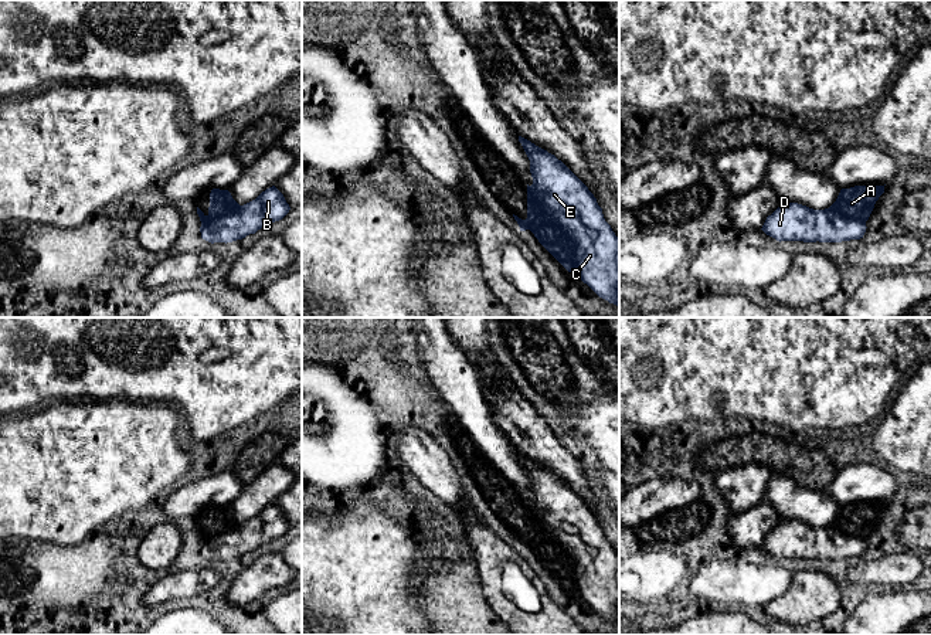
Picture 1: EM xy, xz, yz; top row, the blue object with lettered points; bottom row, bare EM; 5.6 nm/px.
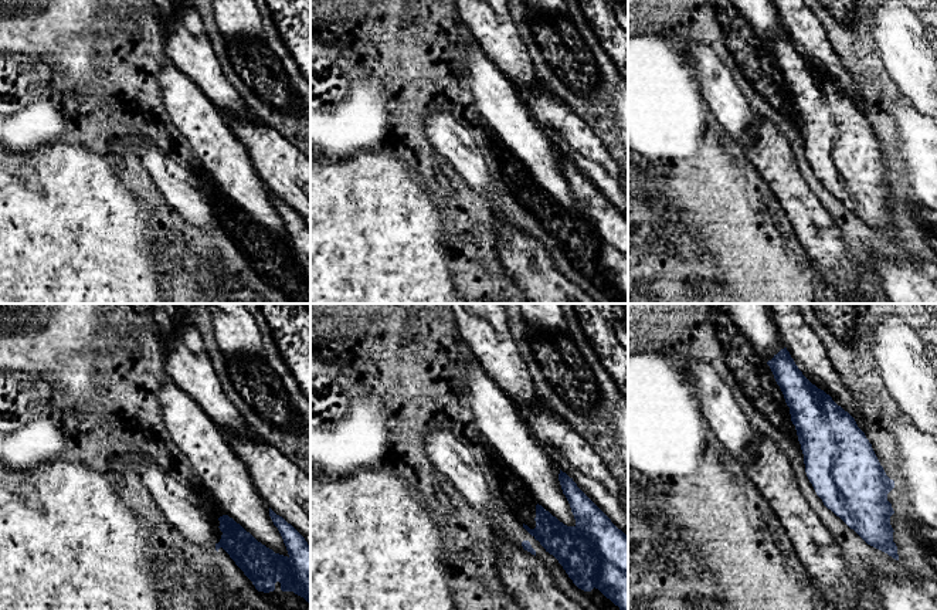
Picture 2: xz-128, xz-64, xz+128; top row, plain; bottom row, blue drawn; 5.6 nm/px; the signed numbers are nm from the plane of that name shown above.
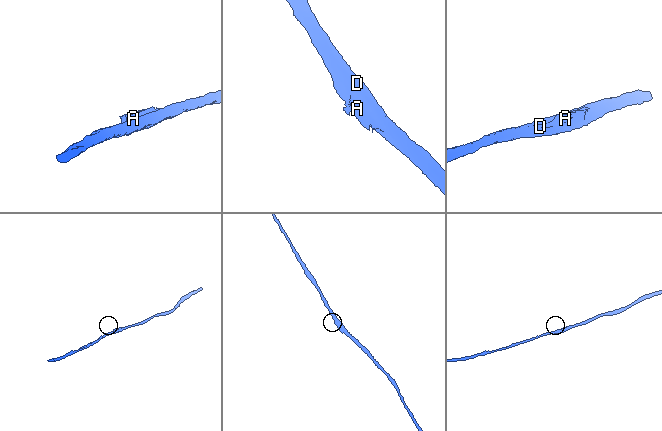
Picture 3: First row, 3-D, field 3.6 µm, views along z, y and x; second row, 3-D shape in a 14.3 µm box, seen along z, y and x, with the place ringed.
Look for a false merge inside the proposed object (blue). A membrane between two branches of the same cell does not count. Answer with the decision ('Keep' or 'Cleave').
Cleave

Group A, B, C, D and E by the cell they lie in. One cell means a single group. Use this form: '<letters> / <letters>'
A / B C D E

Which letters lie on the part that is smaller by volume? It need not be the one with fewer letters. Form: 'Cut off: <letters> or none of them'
Cut off: A

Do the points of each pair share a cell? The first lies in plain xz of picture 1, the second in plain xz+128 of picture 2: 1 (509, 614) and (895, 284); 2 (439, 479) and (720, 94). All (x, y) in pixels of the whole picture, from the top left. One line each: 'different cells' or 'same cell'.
1: different cells
2: same cell

